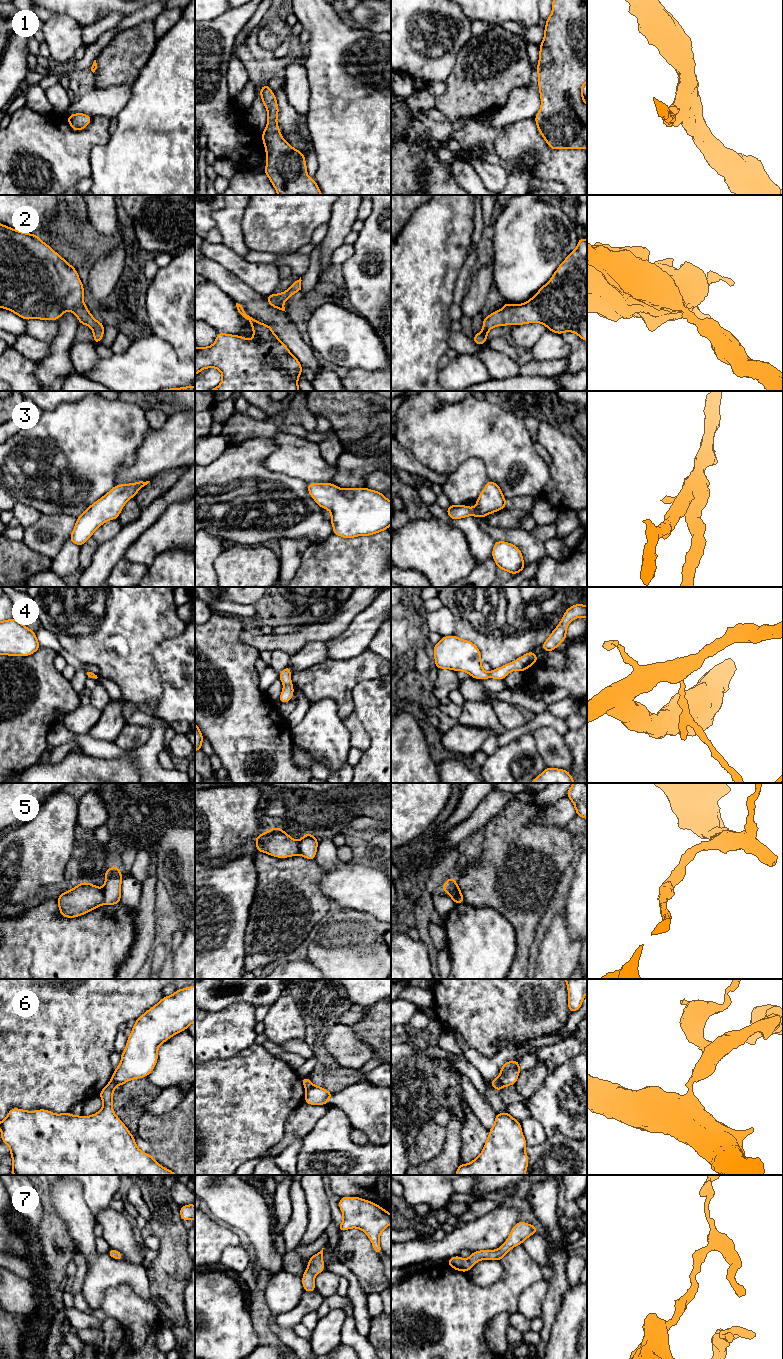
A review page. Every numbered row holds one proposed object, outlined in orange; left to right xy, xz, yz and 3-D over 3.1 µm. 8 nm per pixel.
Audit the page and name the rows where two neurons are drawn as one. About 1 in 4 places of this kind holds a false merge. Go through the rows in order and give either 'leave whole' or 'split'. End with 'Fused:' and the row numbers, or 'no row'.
1: leave whole
2: leave whole
3: leave whole
4: leave whole
5: split
6: split
7: leave whole
Fused: 5, 6

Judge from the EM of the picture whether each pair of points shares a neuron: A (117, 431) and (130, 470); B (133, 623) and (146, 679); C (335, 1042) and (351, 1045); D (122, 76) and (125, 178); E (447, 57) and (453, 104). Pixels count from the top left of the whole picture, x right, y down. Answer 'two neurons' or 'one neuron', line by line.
A: two neurons
B: one neuron
C: one neuron
D: two neurons
E: two neurons

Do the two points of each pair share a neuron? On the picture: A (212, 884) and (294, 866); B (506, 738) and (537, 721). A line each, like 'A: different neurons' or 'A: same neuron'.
A: different neurons
B: same neuron

